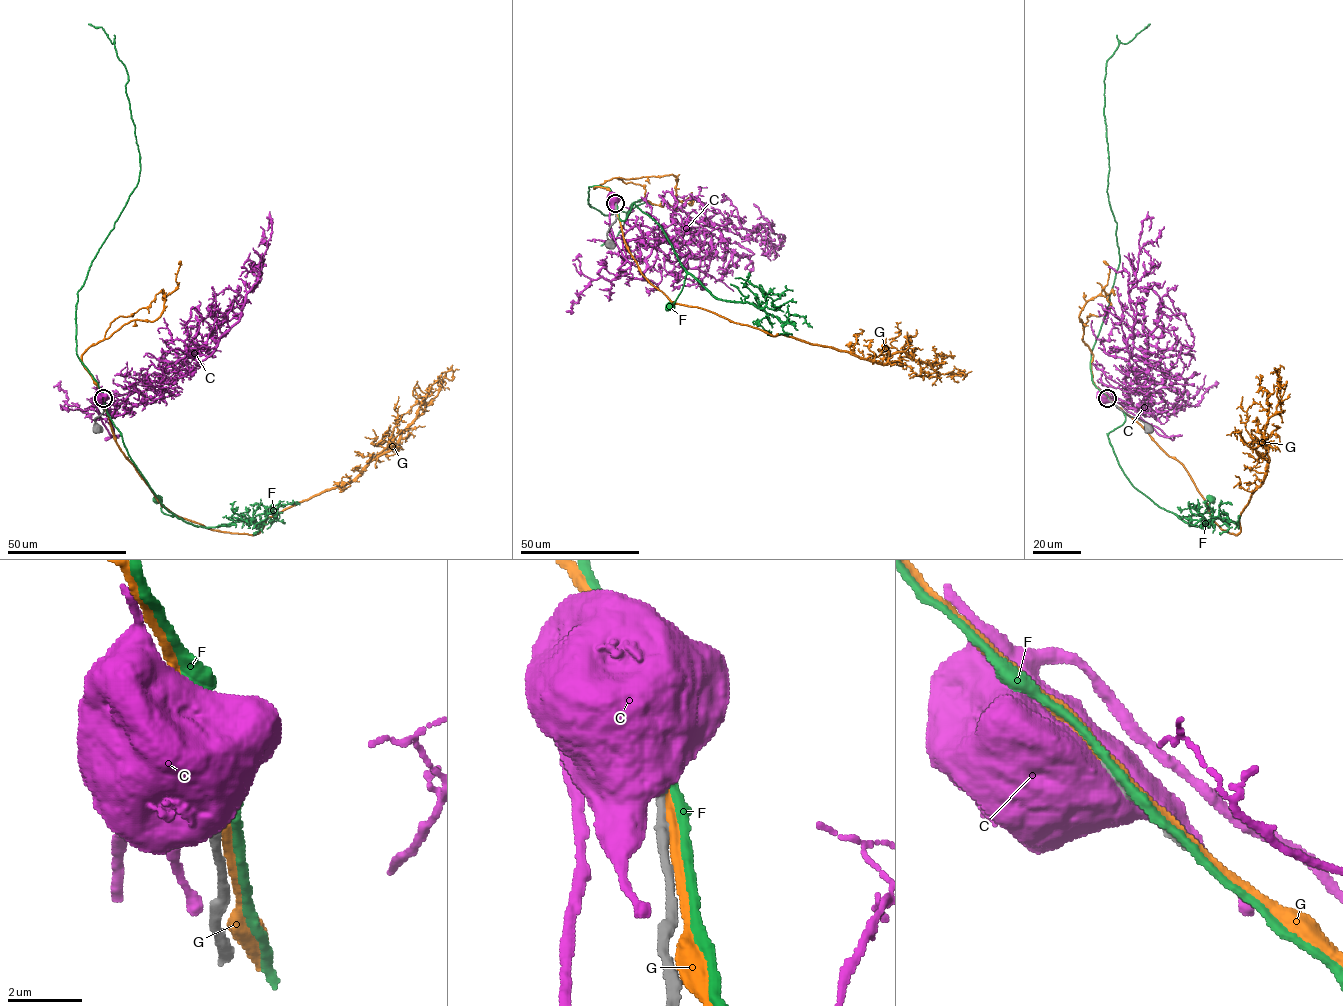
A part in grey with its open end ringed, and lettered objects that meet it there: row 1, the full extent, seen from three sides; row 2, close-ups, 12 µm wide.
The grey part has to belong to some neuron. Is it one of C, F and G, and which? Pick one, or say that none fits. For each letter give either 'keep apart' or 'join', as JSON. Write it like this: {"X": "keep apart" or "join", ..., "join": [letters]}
{"C": "keep apart", "F": "keep apart", "G": "keep apart", "join": []}

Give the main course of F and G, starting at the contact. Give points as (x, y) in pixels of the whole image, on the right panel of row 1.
F: (1108, 398), (1125, 417), (1108, 434), (1109, 442), (1136, 489), (1181, 517), (1205, 513), (1210, 499)
G: (1110, 401), (1183, 466), (1214, 521), (1237, 534), (1265, 472), (1256, 448), (1278, 403), (1276, 370)

